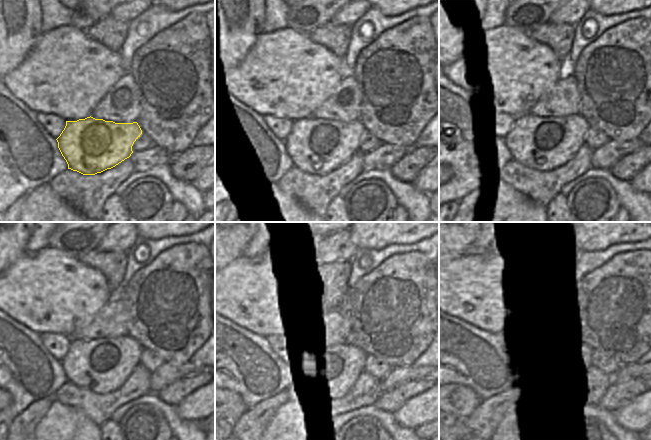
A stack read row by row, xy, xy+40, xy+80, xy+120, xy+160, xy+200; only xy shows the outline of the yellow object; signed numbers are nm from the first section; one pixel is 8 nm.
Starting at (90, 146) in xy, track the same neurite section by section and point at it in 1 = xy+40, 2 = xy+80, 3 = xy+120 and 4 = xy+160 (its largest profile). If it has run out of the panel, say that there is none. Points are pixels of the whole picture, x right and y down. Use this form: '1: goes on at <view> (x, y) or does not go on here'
1: goes on at xy+40 (317, 146)
2: goes on at xy+80 (542, 143)
3: goes on at xy+120 (103, 365)
4: goes on at xy+160 (359, 356)

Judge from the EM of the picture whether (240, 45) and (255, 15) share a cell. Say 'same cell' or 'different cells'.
same cell

